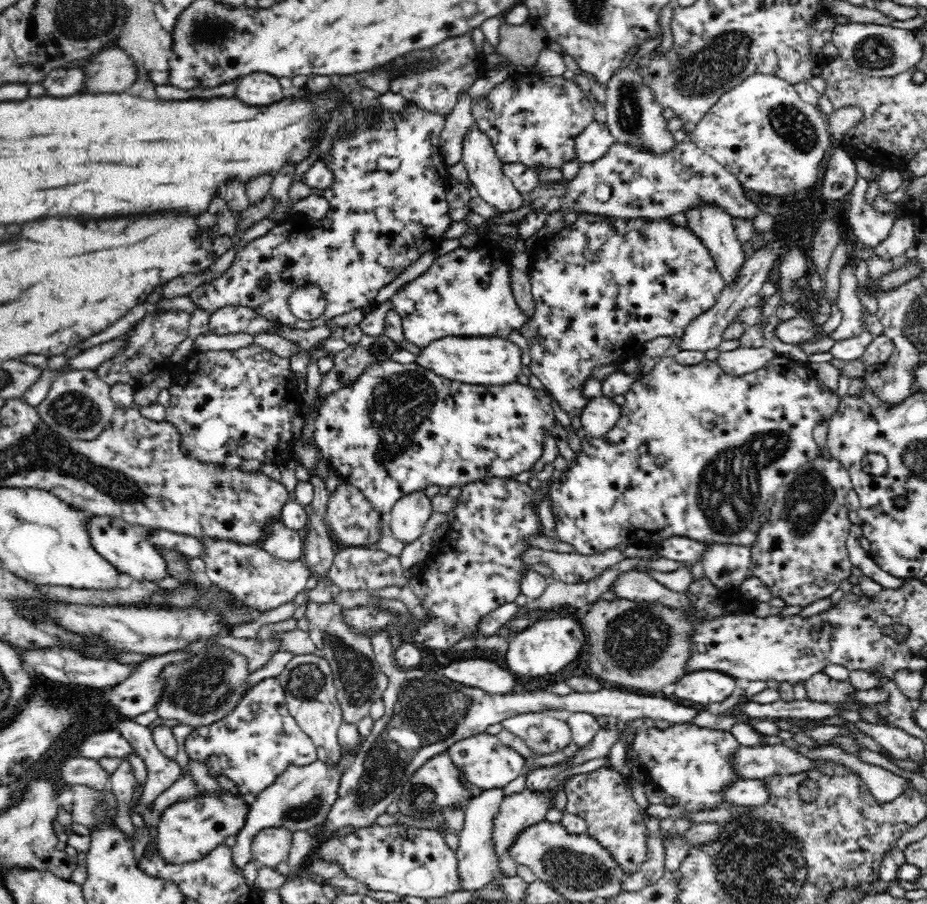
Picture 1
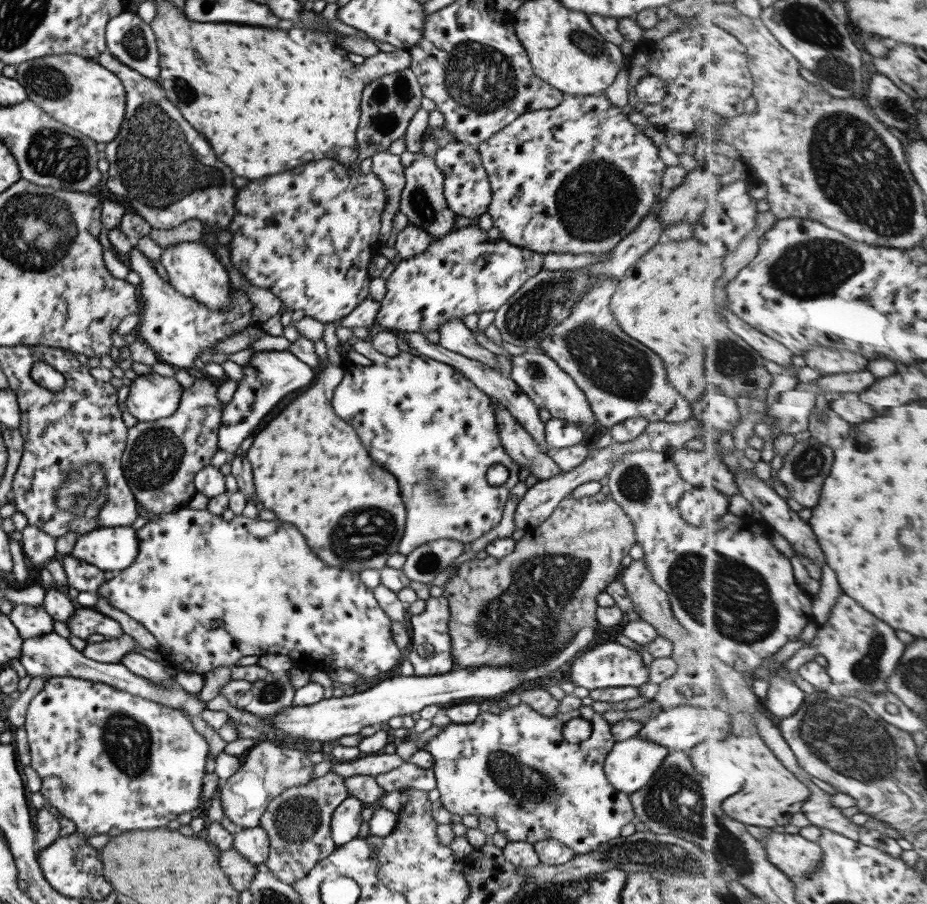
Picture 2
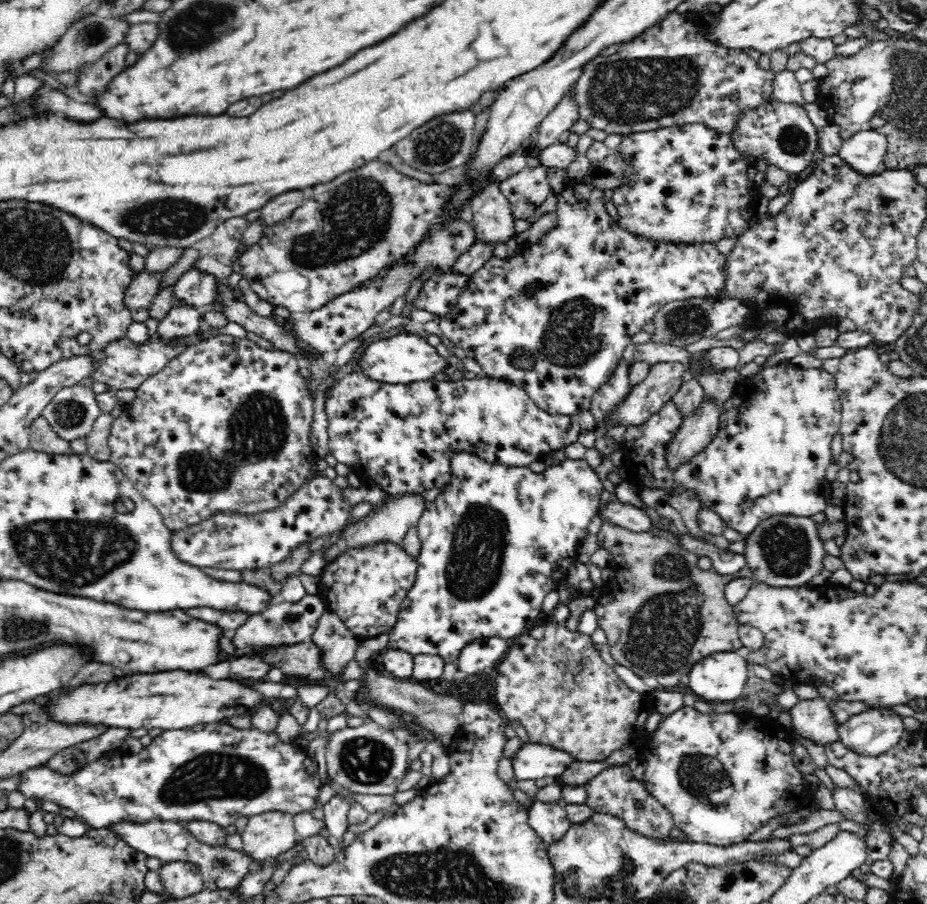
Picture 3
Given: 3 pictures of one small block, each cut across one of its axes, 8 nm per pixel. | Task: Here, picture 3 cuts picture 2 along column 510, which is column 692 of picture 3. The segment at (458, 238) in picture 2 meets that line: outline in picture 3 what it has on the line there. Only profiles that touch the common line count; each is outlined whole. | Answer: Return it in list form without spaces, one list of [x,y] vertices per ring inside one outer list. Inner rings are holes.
[[[585,182],[571,183],[557,195],[556,226],[549,230],[535,244],[524,251],[516,253],[508,259],[496,256],[488,258],[484,266],[468,276],[466,286],[458,294],[454,308],[440,317],[440,331],[444,338],[453,342],[465,357],[474,359],[483,369],[483,376],[497,378],[522,388],[528,397],[538,405],[538,408],[550,414],[579,415],[580,412],[591,407],[591,400],[596,390],[606,383],[618,362],[623,358],[626,346],[632,341],[632,336],[642,331],[642,326],[652,321],[654,312],[670,302],[670,300],[684,300],[690,296],[717,296],[726,282],[726,257],[720,254],[714,243],[698,243],[696,245],[672,244],[660,241],[651,241],[646,237],[638,237],[622,230],[608,214],[604,207],[604,194],[599,188]]]

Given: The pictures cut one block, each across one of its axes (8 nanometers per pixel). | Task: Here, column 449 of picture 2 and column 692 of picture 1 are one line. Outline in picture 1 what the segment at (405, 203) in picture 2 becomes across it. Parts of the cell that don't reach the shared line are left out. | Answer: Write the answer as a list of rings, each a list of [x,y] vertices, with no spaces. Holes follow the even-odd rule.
[[[700,206],[696,210],[686,210],[686,221],[688,221],[688,229],[692,229],[694,234],[698,235],[698,238],[702,239],[702,243],[706,245],[725,286],[736,282],[736,278],[740,276],[740,270],[744,268],[747,252],[744,251],[742,242],[735,233],[735,217],[722,212],[715,206]]]

